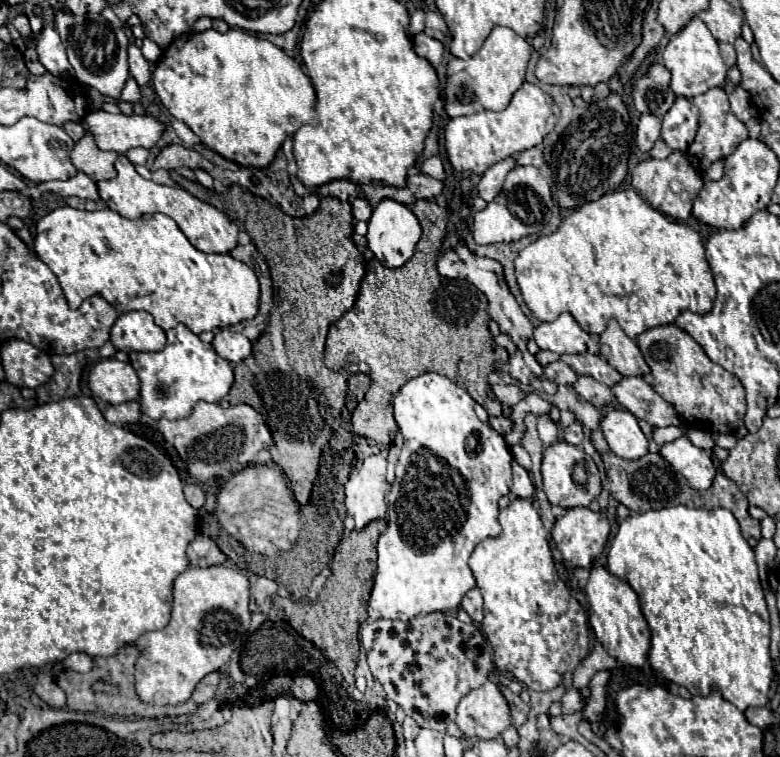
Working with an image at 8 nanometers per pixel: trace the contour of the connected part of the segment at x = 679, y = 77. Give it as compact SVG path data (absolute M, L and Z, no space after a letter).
M693 17L677 35L671 37L663 51L663 65L671 71L671 89L675 95L685 99L693 99L713 87L723 87L727 79L727 65L719 55L719 45L707 25L697 17Z

